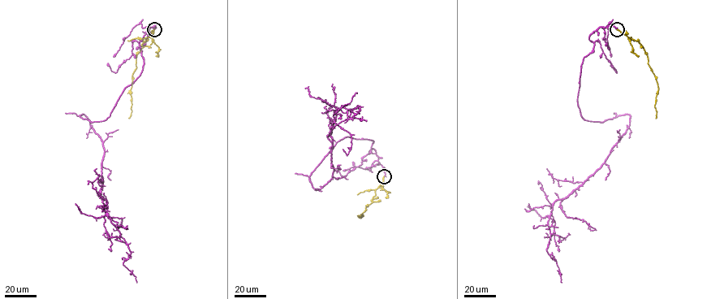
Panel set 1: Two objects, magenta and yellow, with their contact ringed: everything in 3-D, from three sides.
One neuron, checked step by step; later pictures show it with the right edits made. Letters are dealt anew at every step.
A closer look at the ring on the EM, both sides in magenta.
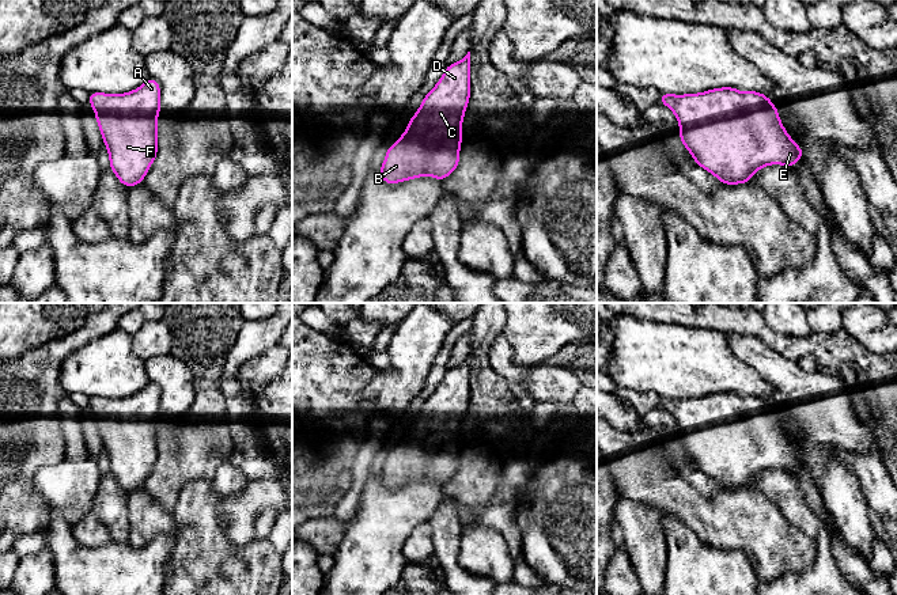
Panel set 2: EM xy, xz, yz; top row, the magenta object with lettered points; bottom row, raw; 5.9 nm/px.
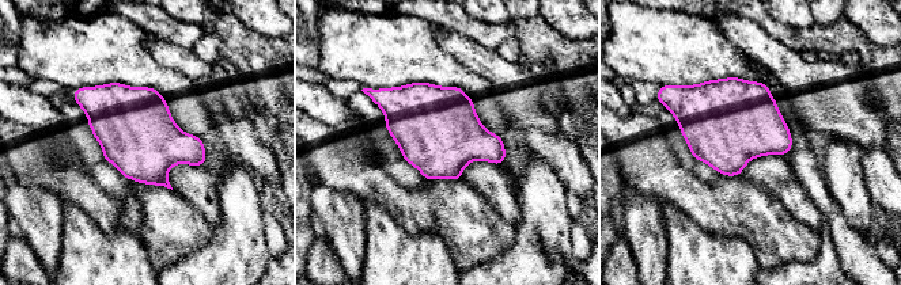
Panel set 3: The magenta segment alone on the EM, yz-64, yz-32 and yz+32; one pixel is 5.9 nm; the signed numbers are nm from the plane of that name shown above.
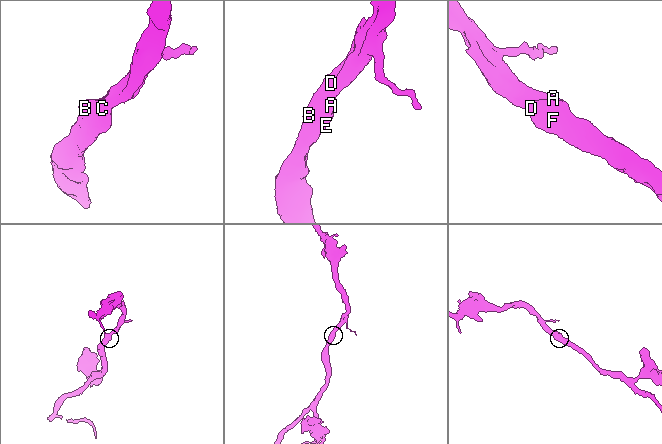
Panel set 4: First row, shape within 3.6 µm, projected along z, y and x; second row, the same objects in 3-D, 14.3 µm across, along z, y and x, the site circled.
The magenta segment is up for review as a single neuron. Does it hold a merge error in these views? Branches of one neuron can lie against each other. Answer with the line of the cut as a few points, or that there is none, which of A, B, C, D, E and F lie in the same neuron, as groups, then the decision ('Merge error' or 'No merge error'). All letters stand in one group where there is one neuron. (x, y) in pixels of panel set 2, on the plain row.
No split. Groups: A B C D E F. No merge error

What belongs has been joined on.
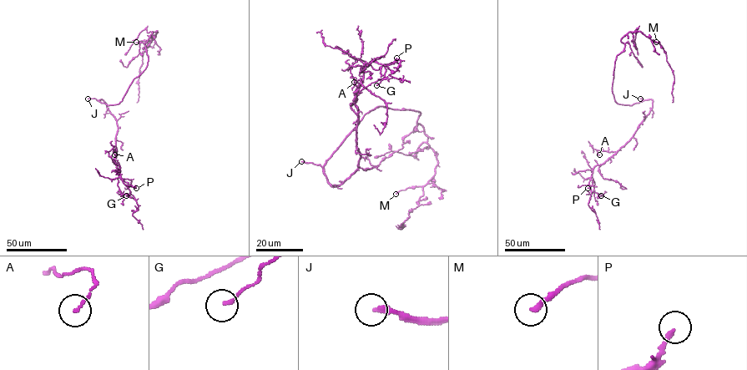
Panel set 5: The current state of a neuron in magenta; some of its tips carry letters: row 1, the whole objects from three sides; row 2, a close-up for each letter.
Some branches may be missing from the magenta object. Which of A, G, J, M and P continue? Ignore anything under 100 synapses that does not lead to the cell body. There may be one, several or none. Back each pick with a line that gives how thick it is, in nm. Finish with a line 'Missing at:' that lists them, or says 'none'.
J: calibre 200 nm
Missing at: J

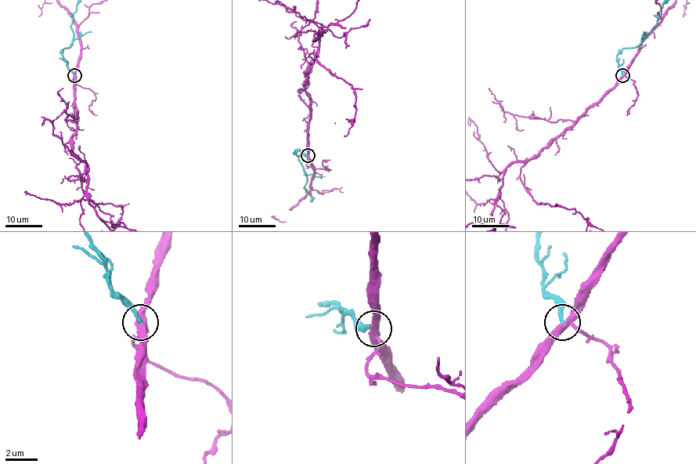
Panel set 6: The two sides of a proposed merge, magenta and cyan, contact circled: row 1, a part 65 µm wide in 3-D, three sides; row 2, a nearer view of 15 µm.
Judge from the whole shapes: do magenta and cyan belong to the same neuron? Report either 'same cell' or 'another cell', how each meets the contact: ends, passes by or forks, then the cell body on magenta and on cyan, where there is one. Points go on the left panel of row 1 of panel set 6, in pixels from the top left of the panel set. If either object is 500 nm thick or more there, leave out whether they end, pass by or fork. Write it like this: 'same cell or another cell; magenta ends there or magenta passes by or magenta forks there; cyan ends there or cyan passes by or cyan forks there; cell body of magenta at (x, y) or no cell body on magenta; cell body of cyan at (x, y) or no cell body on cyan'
another cell; magenta forks there; cyan ends there; no cell body on magenta; no cell body on cyan

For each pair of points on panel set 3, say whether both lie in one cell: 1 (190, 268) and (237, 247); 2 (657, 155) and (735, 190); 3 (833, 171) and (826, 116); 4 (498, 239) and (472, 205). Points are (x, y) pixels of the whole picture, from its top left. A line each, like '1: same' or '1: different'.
1: same
2: same
3: different
4: same

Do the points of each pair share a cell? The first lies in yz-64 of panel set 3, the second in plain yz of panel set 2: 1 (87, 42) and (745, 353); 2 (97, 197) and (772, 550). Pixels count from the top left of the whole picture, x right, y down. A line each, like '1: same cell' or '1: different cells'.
1: different cells
2: same cell

